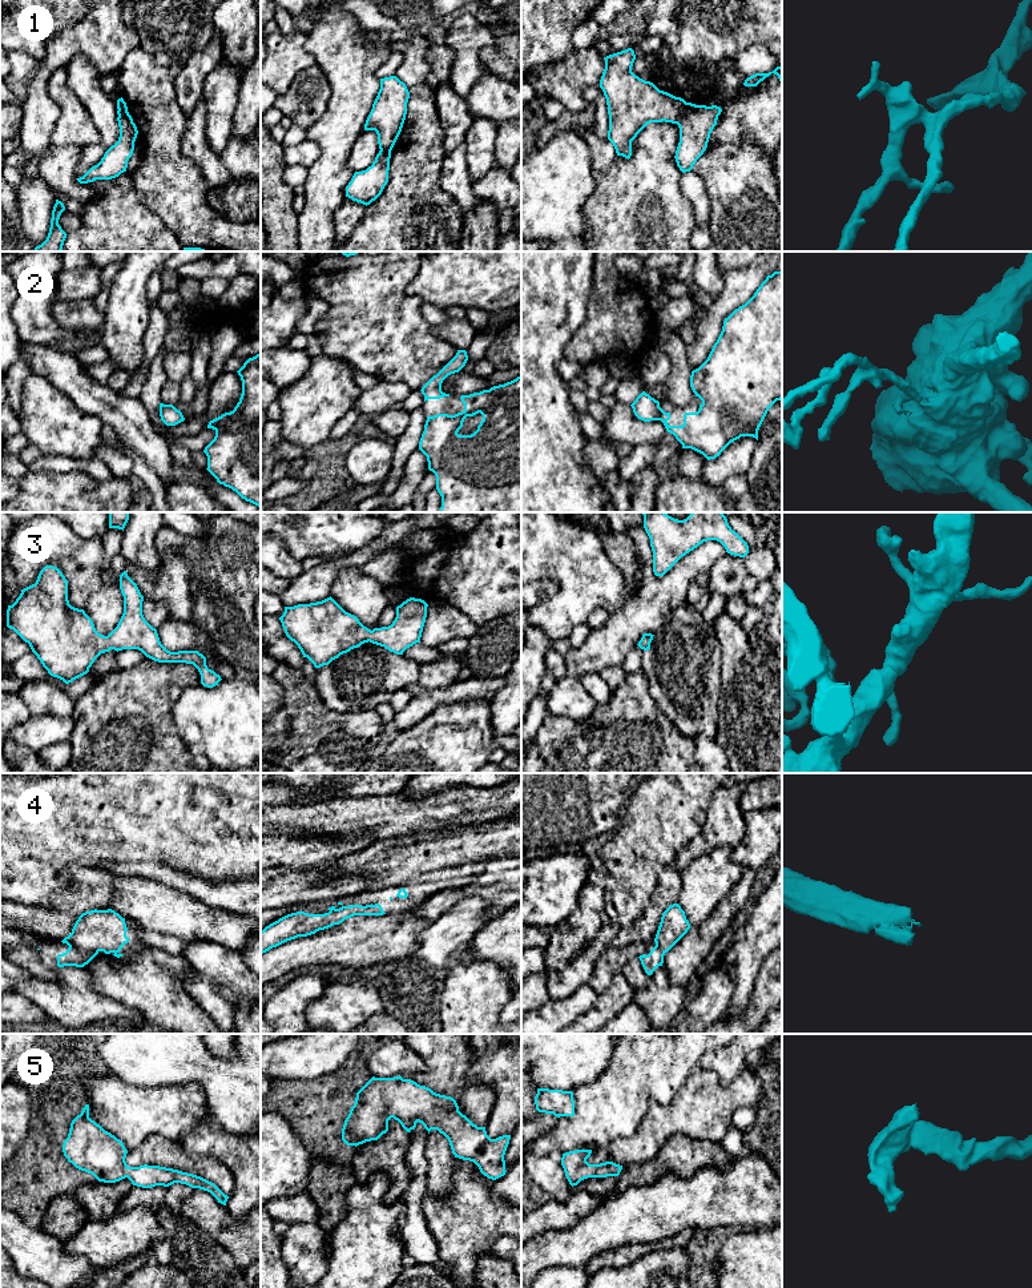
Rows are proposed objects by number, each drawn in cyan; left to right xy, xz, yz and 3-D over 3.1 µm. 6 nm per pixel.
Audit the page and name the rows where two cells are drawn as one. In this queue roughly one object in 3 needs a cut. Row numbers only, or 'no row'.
1

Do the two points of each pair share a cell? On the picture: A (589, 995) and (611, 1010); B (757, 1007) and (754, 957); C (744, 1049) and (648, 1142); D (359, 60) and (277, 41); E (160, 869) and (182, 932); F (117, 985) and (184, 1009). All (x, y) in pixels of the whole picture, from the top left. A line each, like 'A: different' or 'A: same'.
A: different
B: different
C: different
D: different
E: different
F: same

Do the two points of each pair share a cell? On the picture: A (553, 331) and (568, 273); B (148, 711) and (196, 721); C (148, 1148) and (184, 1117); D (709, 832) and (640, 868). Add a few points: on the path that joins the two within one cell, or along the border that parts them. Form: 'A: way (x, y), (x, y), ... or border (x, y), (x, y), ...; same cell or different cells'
A: way (553, 317), (553, 288); same cell
B: border (186, 688), (172, 708), (172, 719), (184, 744); different cells
C: border (178, 1139), (149, 1135), (133, 1147); different cells
D: border (706, 813), (701, 830), (670, 864); different cells

